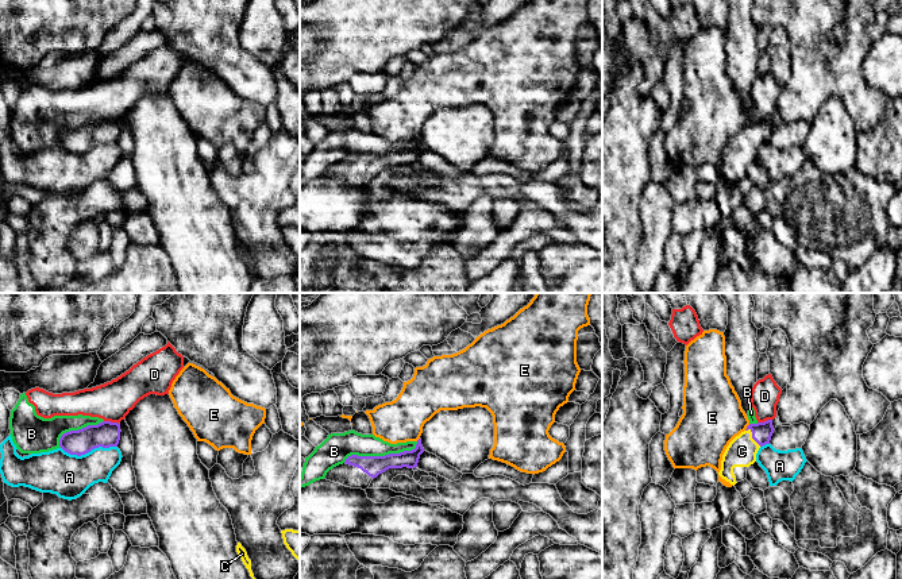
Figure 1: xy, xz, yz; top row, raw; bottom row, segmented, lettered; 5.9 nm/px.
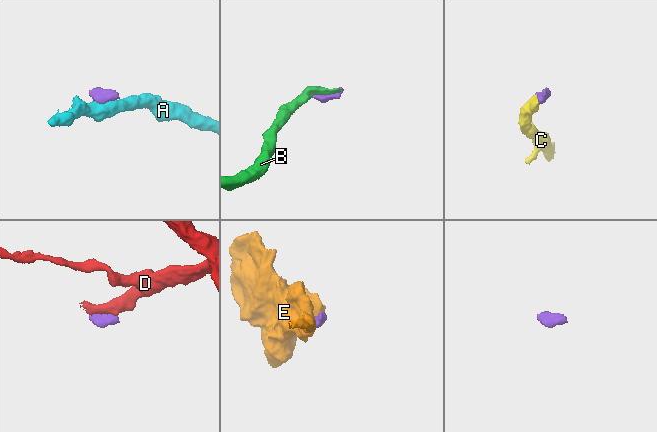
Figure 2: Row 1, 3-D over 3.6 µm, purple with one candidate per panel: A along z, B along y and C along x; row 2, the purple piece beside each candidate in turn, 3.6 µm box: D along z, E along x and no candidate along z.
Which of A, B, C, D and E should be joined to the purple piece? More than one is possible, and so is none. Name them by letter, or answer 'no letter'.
C

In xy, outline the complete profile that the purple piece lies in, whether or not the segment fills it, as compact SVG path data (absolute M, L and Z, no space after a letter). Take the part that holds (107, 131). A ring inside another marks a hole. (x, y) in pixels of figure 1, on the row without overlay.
M103 119L63 131L59 136L59 144L70 153L81 154L99 144L117 144L120 130L120 121Z

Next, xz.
M419 136L416 146L412 148L385 154L351 153L343 162L329 167L324 177L340 181L346 185L366 188L374 175L389 166L417 165L423 150L421 136Z

